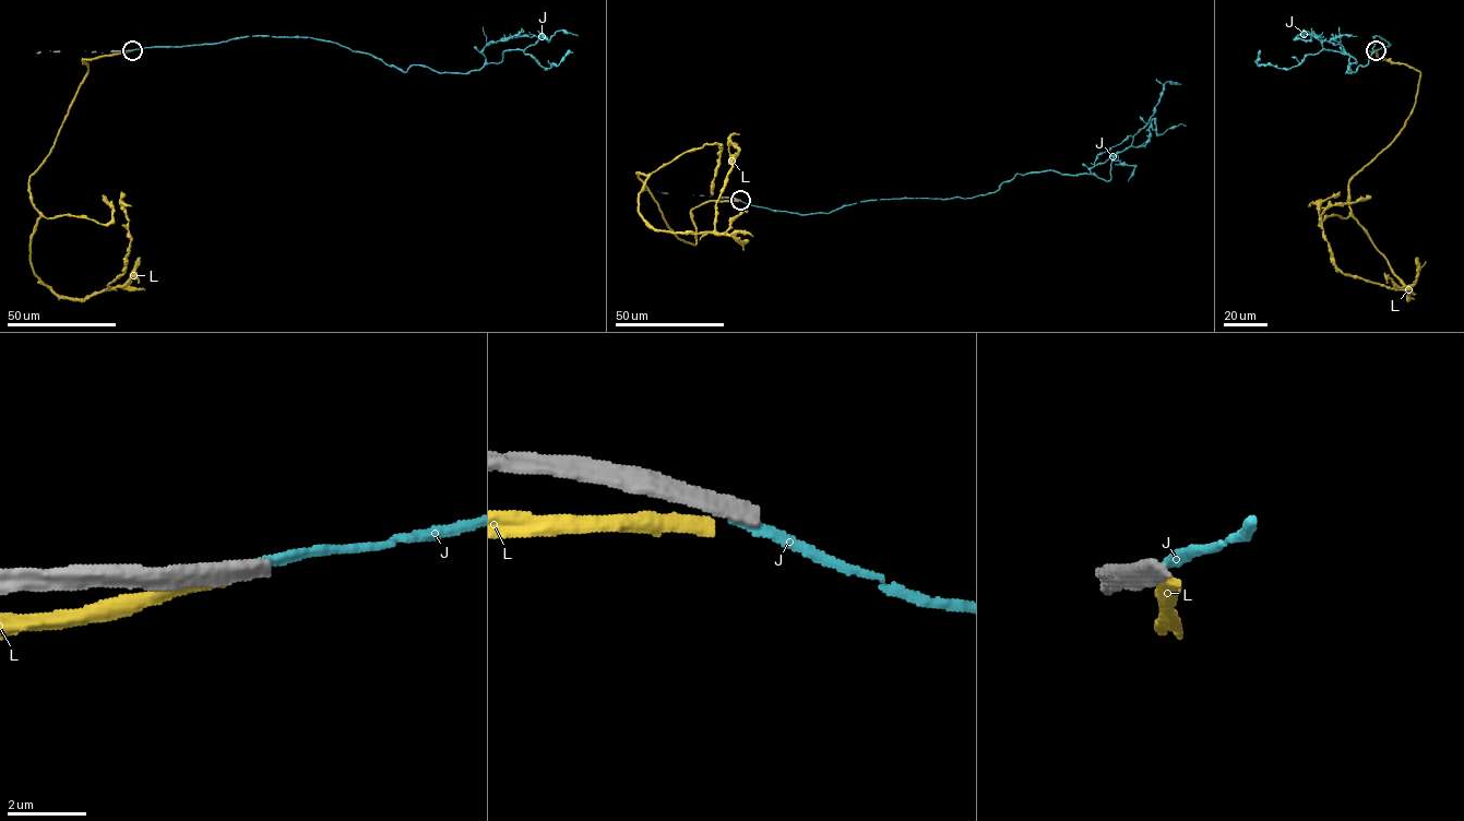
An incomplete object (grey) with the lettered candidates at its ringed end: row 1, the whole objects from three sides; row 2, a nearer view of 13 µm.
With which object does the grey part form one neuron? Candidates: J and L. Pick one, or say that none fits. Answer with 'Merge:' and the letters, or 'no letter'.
Merge: no letter

